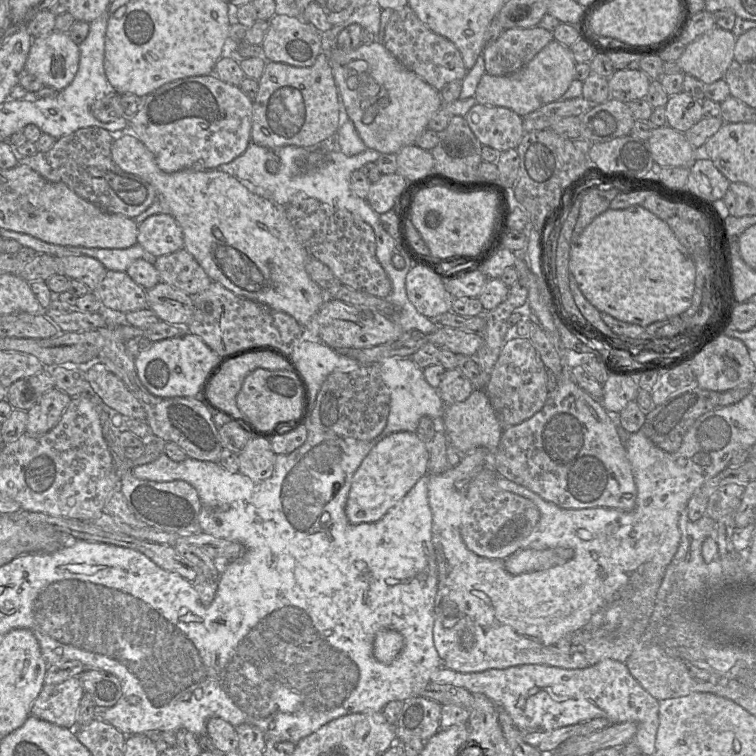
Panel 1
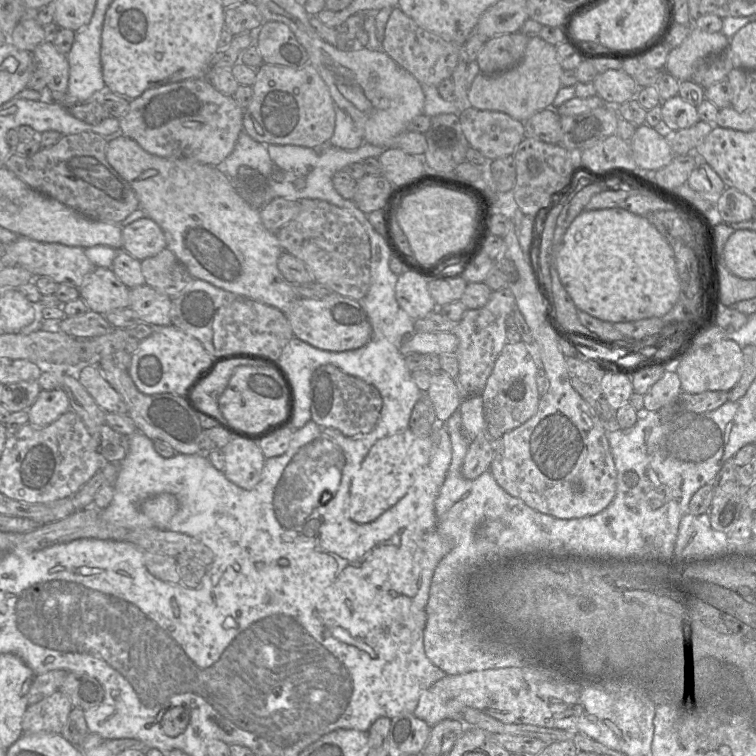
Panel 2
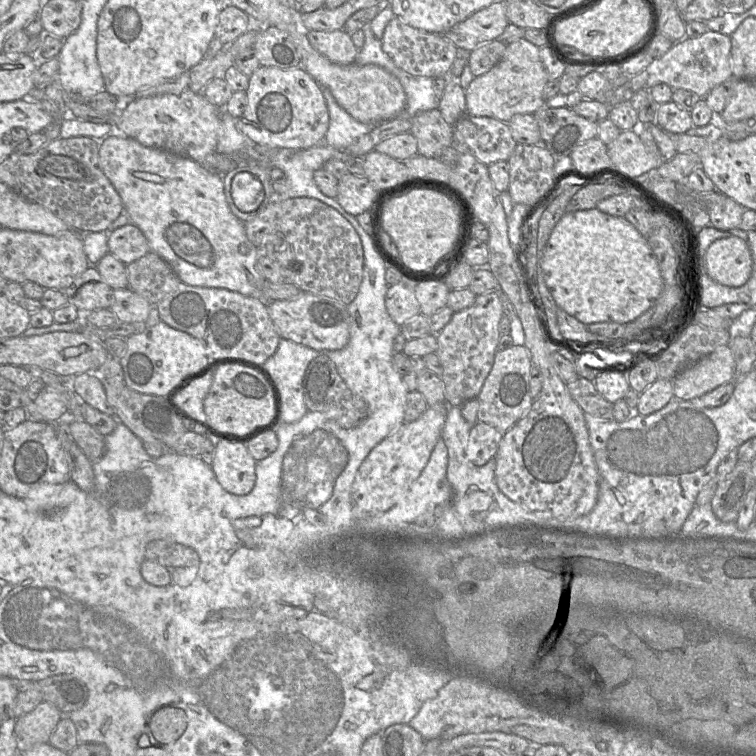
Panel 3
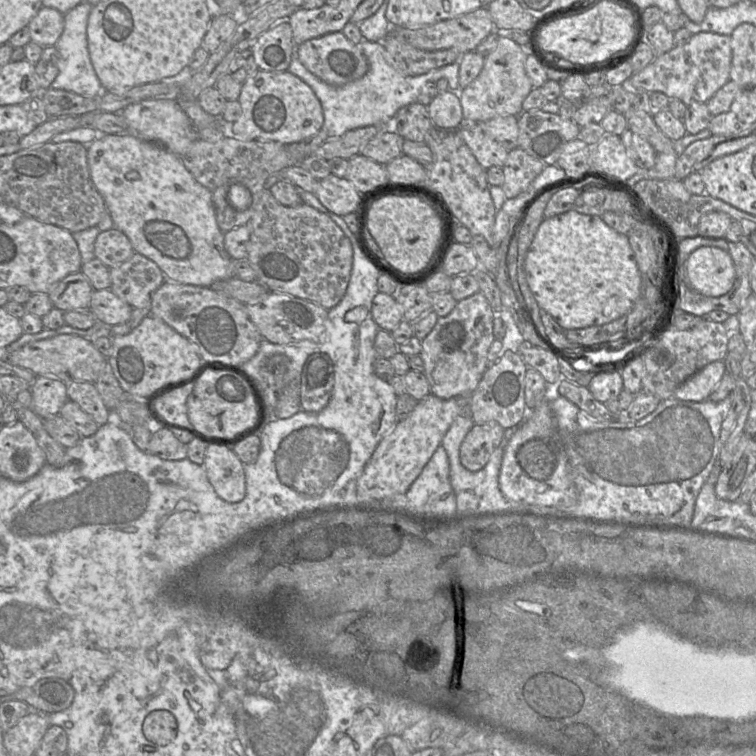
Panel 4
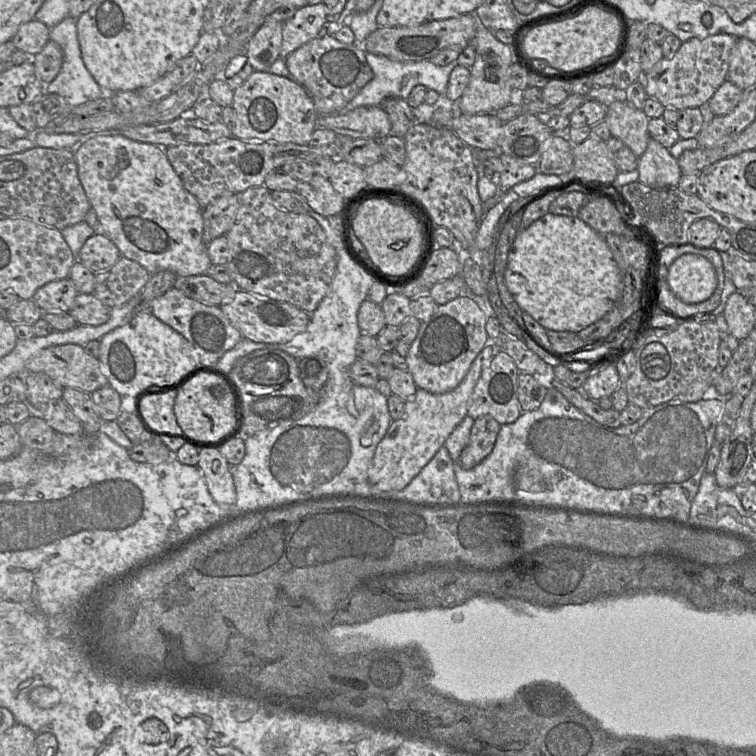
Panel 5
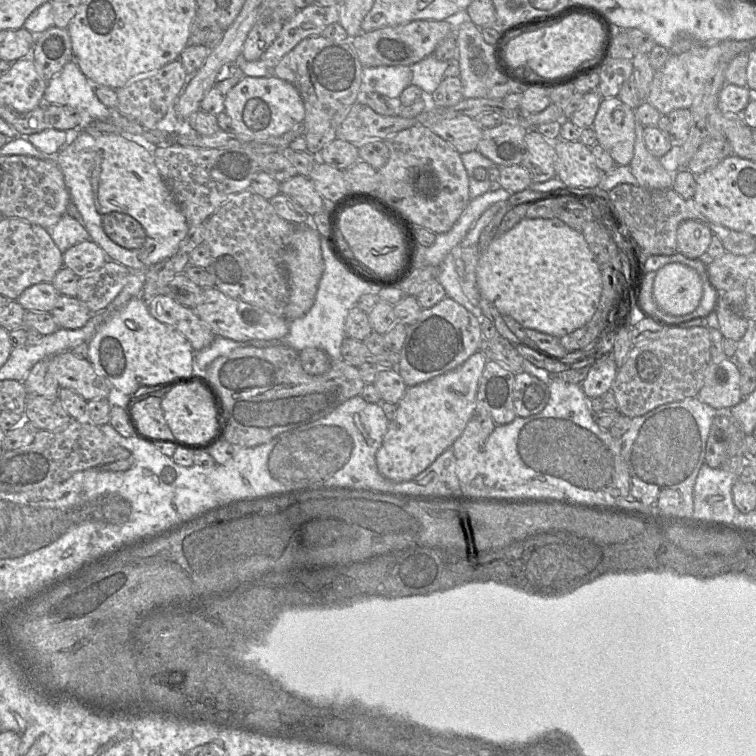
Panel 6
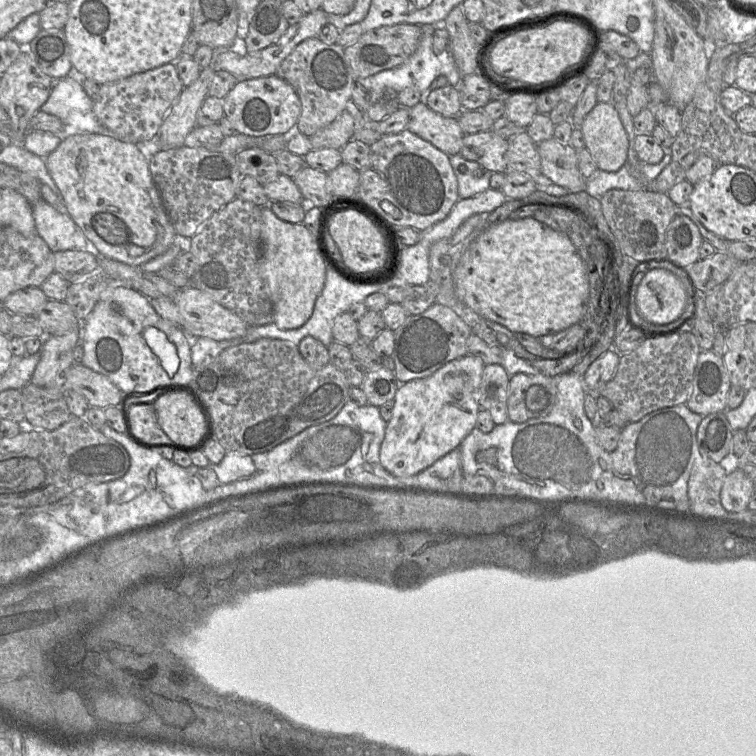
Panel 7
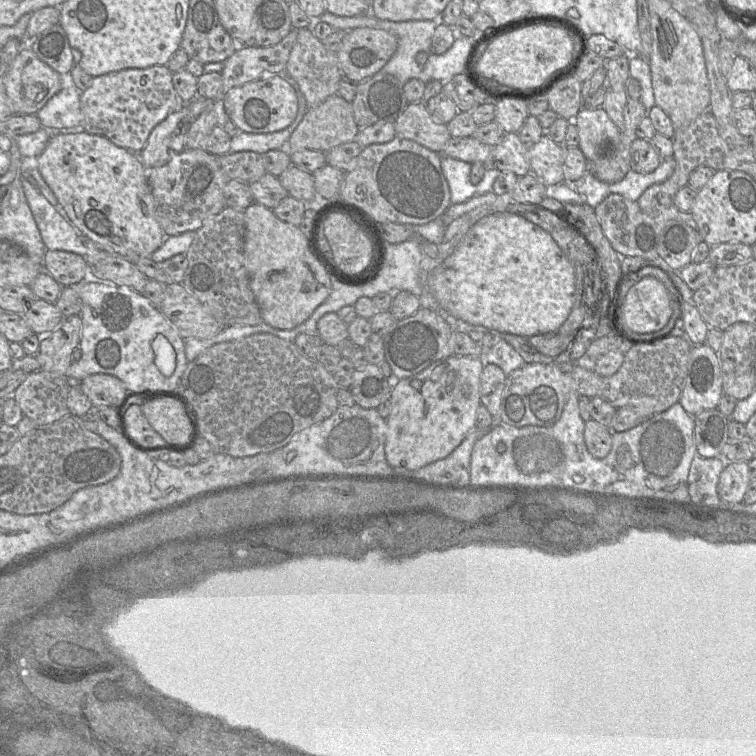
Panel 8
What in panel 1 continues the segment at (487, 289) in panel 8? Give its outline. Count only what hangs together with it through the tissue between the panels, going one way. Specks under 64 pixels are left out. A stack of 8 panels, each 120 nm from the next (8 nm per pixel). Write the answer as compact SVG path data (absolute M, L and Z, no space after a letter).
M642 205L631 206L629 208L619 210L609 208L597 216L577 238L574 238L573 231L569 256L569 272L576 281L582 294L599 312L609 314L617 320L639 326L648 326L654 322L665 320L683 313L691 306L695 290L696 269L692 259L687 254L685 248L680 244L667 222L658 218Z

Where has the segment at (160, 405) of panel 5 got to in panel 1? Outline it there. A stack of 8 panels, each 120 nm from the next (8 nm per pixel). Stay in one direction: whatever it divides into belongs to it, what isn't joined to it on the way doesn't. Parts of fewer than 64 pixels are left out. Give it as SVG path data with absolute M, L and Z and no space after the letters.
M260 352L254 354L248 354L237 359L231 360L225 363L216 375L207 384L204 397L211 409L215 408L220 412L223 412L233 418L233 420L238 421L238 419L243 418L243 414L237 407L236 397L242 388L242 384L246 376L254 371L255 369L267 369L271 371L277 370L287 370L289 369L288 363L270 352Z

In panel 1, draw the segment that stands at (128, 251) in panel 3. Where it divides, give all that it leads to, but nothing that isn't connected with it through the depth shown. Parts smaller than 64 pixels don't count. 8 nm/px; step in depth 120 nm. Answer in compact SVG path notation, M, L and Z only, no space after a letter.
M159 213L138 224L137 244L159 257L184 247L183 232L170 213Z

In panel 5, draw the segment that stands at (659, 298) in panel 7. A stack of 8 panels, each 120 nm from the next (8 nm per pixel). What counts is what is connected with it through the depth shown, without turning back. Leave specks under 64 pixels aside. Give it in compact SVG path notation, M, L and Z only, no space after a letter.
M687 253L670 265L668 285L682 302L696 304L713 295L718 279L709 259L700 254Z

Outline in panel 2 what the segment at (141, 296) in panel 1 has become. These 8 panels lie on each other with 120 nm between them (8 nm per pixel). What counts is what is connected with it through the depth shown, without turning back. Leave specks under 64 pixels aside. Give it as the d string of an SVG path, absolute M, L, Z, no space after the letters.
M95 267L78 289L89 310L102 315L128 308L130 304L130 288L118 279L111 268Z

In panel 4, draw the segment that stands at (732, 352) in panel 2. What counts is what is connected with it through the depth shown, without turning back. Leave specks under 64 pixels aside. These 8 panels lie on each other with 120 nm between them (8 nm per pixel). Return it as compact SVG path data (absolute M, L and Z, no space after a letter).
M723 360L709 363L704 368L686 379L674 393L680 400L707 400L726 373Z

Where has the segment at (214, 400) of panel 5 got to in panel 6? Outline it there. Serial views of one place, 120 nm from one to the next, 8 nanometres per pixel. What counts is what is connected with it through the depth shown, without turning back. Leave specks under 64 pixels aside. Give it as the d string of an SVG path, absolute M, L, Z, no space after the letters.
M200 384L178 385L163 392L161 407L165 421L175 437L175 441L196 444L208 440L216 430L215 409L209 392Z

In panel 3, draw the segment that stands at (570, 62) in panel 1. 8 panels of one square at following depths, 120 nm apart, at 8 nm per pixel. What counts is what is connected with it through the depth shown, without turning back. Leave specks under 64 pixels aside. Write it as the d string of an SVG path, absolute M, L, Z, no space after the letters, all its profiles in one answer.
M524 38L507 45L501 60L487 73L474 77L465 89L466 113L508 122L516 114L533 114L545 106L544 88L549 82L548 73L540 57L540 48Z

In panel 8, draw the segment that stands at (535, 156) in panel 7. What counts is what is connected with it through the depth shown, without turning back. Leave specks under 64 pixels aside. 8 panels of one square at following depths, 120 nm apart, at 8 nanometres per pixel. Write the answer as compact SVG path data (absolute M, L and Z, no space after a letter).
M506 133L502 140L492 148L492 165L503 172L513 172L518 177L530 173L528 145L524 144L518 133Z

